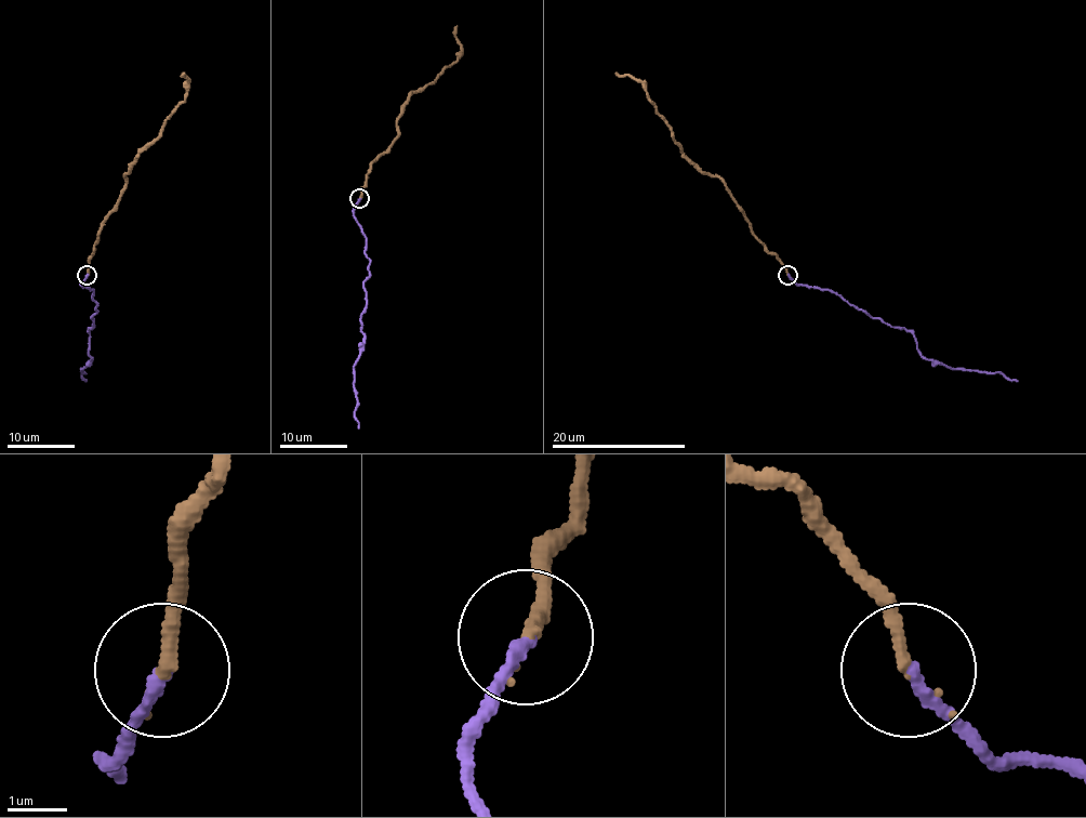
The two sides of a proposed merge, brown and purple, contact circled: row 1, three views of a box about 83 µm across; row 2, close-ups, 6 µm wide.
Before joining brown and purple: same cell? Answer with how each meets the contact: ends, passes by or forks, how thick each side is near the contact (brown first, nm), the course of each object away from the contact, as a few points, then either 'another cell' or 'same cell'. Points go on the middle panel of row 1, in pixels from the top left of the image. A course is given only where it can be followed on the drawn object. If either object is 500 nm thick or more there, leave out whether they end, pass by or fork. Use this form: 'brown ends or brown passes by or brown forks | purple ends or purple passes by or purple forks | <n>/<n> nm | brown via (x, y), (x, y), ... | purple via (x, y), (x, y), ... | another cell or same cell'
brown ends | purple ends | 240/200 nm | brown via (360, 198), (370, 166), (398, 134), (397, 120), (401, 106), (459, 57), (458, 25) | purple via (360, 198), (354, 218), (361, 229), (370, 262), (363, 284), (363, 339), (354, 367), (358, 427) | another cell

